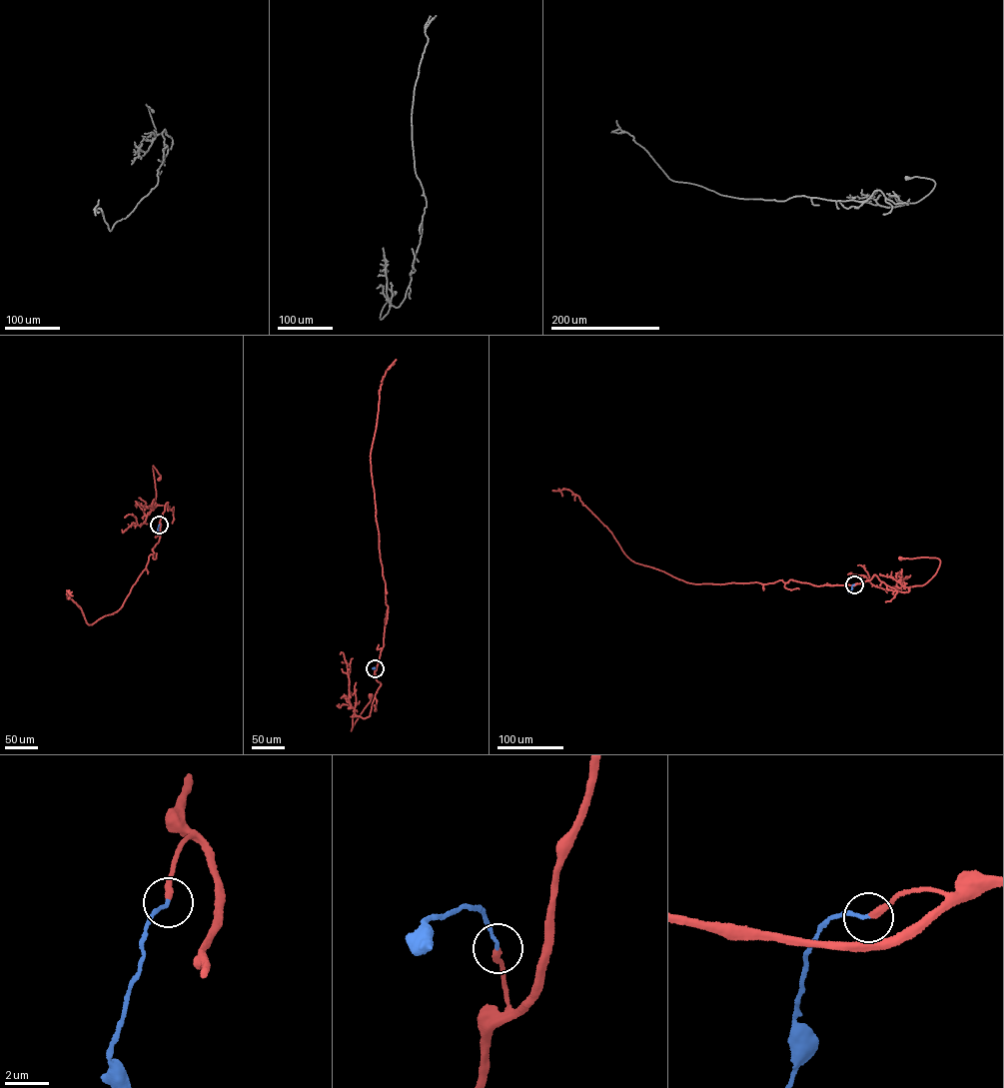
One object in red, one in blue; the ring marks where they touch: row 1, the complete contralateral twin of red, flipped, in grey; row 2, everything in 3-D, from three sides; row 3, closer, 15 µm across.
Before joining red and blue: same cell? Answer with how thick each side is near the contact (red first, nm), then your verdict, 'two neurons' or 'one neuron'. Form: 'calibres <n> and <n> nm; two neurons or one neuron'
calibres 320 and 140 nm; one neuron

